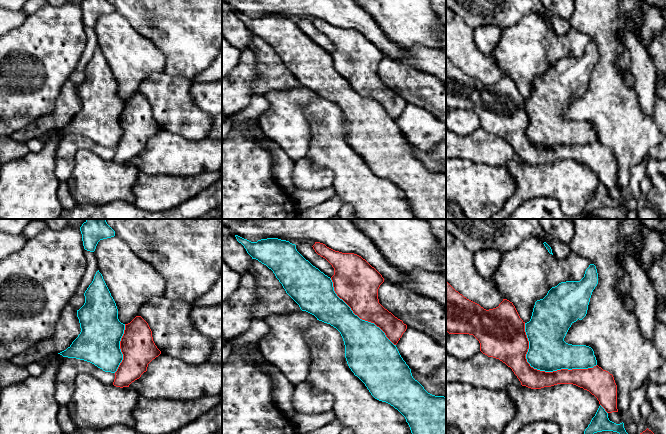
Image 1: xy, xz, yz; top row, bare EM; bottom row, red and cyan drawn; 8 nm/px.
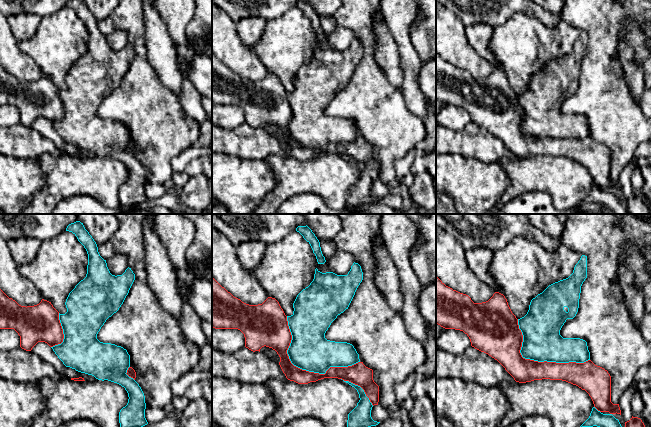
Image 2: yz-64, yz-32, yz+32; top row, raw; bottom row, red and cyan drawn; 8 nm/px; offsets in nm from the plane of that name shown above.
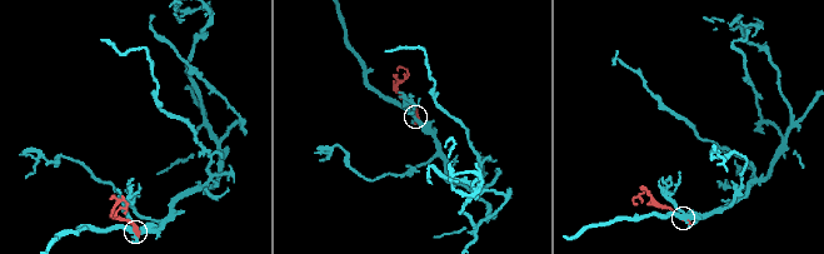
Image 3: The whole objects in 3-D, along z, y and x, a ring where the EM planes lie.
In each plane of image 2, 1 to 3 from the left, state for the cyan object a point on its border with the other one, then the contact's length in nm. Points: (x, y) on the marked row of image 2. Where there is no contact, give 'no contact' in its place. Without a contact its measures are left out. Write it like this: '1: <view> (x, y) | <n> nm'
1: yz-64 (62, 333) | 280 nm
2: yz-32 (301, 369) | 700 nm
3: yz+32 (537, 361) | 650 nm

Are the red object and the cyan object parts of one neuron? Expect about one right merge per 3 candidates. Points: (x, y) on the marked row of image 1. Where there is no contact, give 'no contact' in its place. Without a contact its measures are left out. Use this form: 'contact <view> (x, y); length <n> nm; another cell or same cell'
contact yz (542, 371); length 650 nm; another cell

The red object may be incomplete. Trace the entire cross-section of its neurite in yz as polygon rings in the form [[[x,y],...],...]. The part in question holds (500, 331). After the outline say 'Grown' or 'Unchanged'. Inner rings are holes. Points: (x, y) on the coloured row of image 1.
[[[446,281],[446,331],[449,334],[473,335],[480,343],[480,351],[510,367],[522,386],[541,389],[557,384],[573,384],[594,395],[607,413],[618,412],[617,385],[614,377],[598,365],[588,369],[561,369],[553,372],[540,371],[530,366],[526,359],[529,341],[525,322],[520,318],[513,303],[507,299],[503,299],[498,307],[486,310],[464,297]]]. Unchanged

